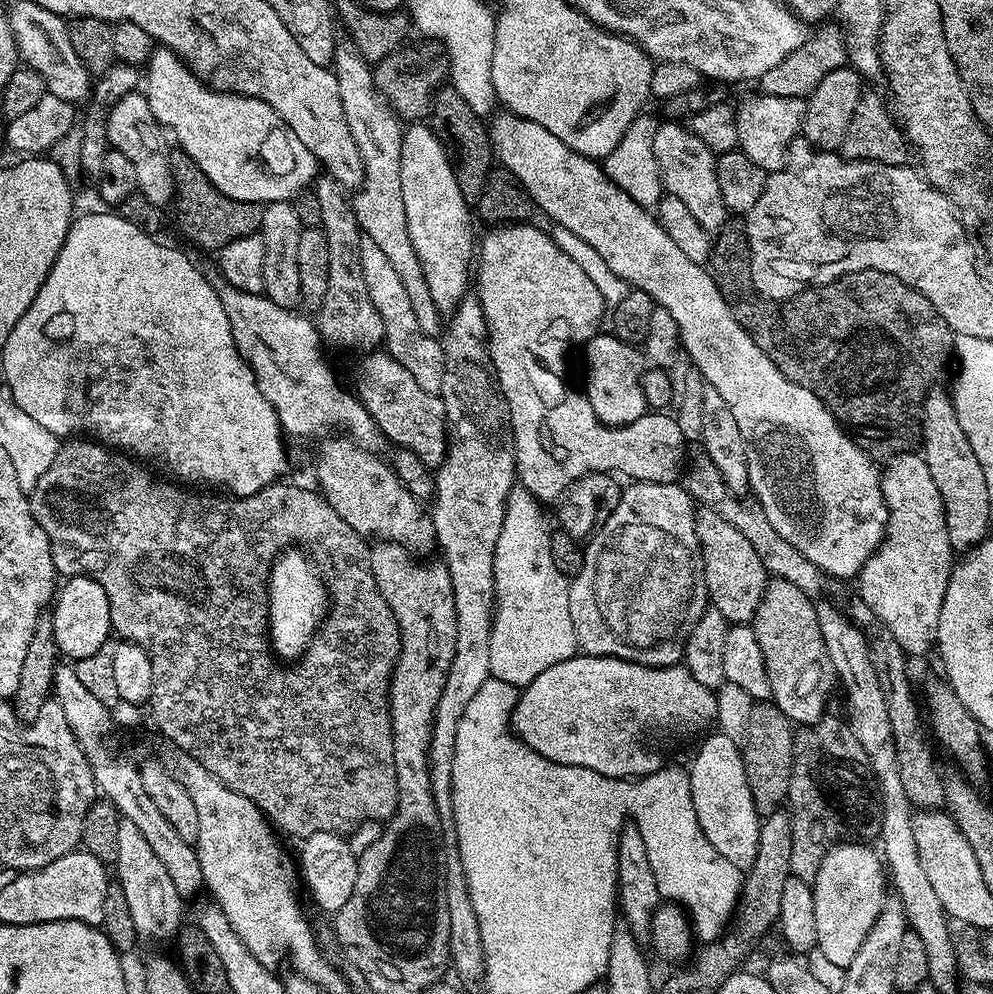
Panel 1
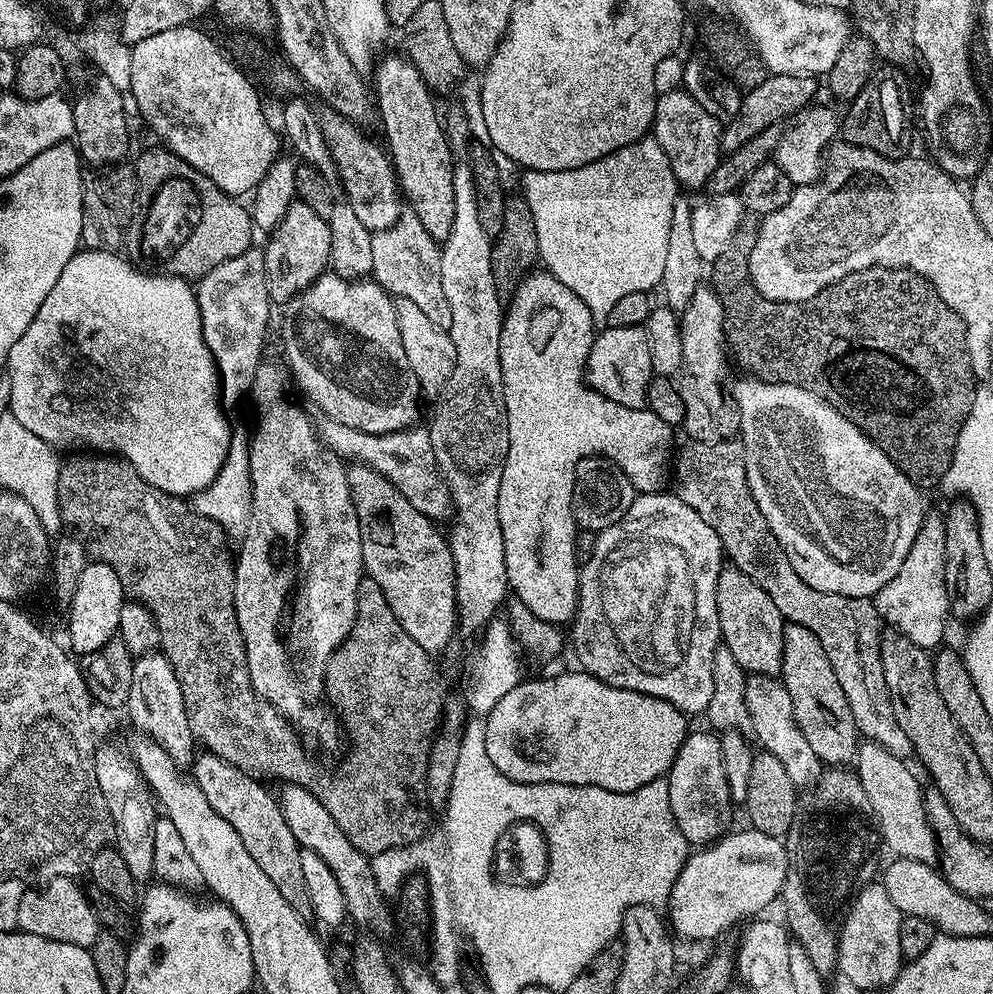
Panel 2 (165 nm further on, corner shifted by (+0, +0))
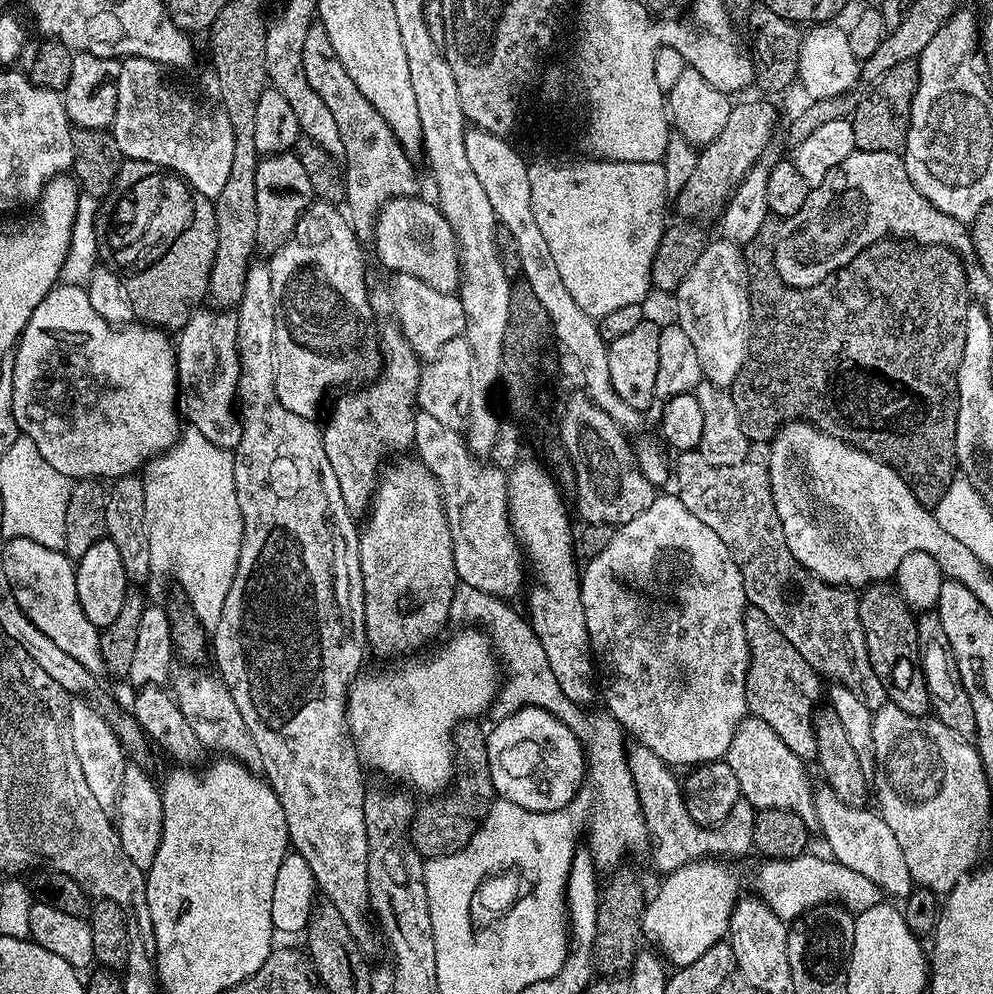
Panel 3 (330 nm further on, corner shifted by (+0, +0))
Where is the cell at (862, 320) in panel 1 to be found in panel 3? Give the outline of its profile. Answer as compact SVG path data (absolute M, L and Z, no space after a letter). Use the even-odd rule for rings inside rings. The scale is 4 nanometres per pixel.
M771 223L762 226L748 244L743 245L744 267L748 269L748 293L752 307L752 339L748 341L748 357L742 362L742 370L738 370L738 378L734 378L731 394L734 407L738 410L738 418L742 418L742 434L753 444L771 441L778 429L789 422L804 421L813 424L822 432L831 436L843 437L844 428L857 428L868 435L867 447L872 455L880 457L885 464L894 469L905 483L911 485L912 492L918 502L927 508L935 509L936 503L946 494L952 485L956 463L956 379L958 366L962 366L962 350L966 350L968 341L968 309L970 293L968 291L968 268L962 257L954 249L933 244L914 244L903 238L887 238L878 240L866 247L862 253L839 268L822 282L809 288L791 288L778 278L778 270L774 266L774 250L776 249L776 228Z

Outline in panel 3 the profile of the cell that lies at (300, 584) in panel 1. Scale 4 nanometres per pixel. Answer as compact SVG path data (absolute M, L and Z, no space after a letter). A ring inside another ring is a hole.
M253 262L248 265L248 276L244 279L244 289L235 309L237 318L237 350L240 359L240 377L237 384L238 415L243 421L242 440L234 449L234 490L238 494L238 506L242 510L244 533L242 546L238 554L238 570L234 574L234 582L230 582L230 594L226 594L226 606L222 606L222 618L214 629L210 640L210 652L216 655L216 668L224 685L230 690L230 698L234 698L234 706L242 714L246 726L254 738L254 746L258 746L258 754L262 754L264 763L262 775L268 785L278 794L278 802L282 802L282 810L286 810L288 823L288 843L302 858L306 858L306 866L316 879L317 889L323 899L333 904L342 914L343 921L350 928L350 934L357 942L364 942L368 936L367 912L368 902L368 839L366 838L366 822L364 821L364 778L360 758L356 754L356 745L348 735L348 689L353 680L361 675L366 656L366 641L364 639L364 591L362 590L362 570L360 569L360 534L358 524L346 510L346 501L342 499L342 489L338 486L338 474L334 474L330 466L330 458L326 458L324 433L319 427L315 428L312 420L306 420L298 414L290 414L282 402L278 402L278 394L274 386L274 290L270 286L270 270L267 263Z

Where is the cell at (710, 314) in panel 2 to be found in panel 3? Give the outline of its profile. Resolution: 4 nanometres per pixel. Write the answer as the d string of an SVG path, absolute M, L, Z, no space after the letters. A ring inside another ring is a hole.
M717 238L713 244L712 241L705 243L702 254L698 254L698 262L694 262L694 266L690 266L690 274L686 274L686 278L682 278L682 282L676 288L675 296L677 298L676 323L680 325L682 330L686 330L686 335L690 337L690 342L698 353L698 362L702 362L704 379L714 382L720 388L731 389L734 378L738 378L738 370L742 370L742 362L746 362L748 341L752 339L752 307L750 306L750 294L748 293L748 269L744 267L744 253L741 245L723 238Z

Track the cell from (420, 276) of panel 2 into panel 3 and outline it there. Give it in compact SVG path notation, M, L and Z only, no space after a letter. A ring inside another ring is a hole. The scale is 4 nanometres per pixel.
M405 272L399 273L392 284L392 296L390 292L390 304L396 307L395 319L400 325L400 330L408 340L413 350L421 361L433 360L446 346L446 342L461 339L466 326L466 310L462 310L462 302L459 295L442 290L434 290L434 286L428 286L422 282L422 278L414 278Z

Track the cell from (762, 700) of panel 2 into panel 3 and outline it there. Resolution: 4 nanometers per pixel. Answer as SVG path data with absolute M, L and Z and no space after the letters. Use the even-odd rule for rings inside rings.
M826 786L817 787L815 794L815 827L820 828L824 835L824 840L832 851L829 852L831 859L870 878L870 882L877 884L885 897L903 898L910 895L914 885L910 870L906 870L906 858L902 858L902 846L898 846L898 838L894 838L890 826L886 826L879 811L868 812L867 807L846 806L846 802L842 802L842 798L838 798L838 794Z

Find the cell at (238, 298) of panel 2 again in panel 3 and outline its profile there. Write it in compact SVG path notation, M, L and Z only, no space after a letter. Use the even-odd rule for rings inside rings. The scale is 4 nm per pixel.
M203 308L197 309L193 312L190 319L184 324L183 328L179 329L178 337L176 340L176 349L177 349L177 379L178 386L180 389L180 400L182 403L182 408L186 410L186 414L189 418L187 420L189 425L193 428L201 431L203 435L210 442L213 442L216 446L228 451L233 451L238 446L238 442L242 440L242 428L243 423L241 422L239 415L236 413L236 399L237 399L237 384L238 378L240 377L240 359L238 358L237 350L237 318L235 313L232 313L228 310L212 310L216 312L210 312L208 310L203 310Z

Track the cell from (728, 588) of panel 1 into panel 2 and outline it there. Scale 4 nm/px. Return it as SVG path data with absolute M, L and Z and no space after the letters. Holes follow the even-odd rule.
M731 566L720 569L718 574L718 622L723 647L734 654L738 666L753 676L780 676L784 653L784 615L770 602L770 594L742 570Z

